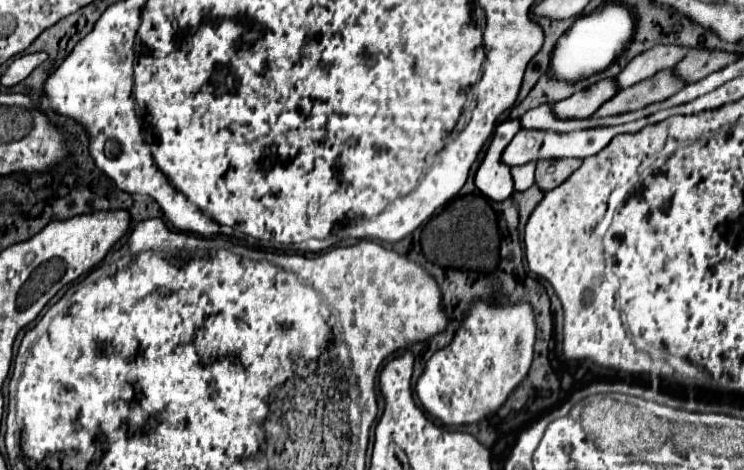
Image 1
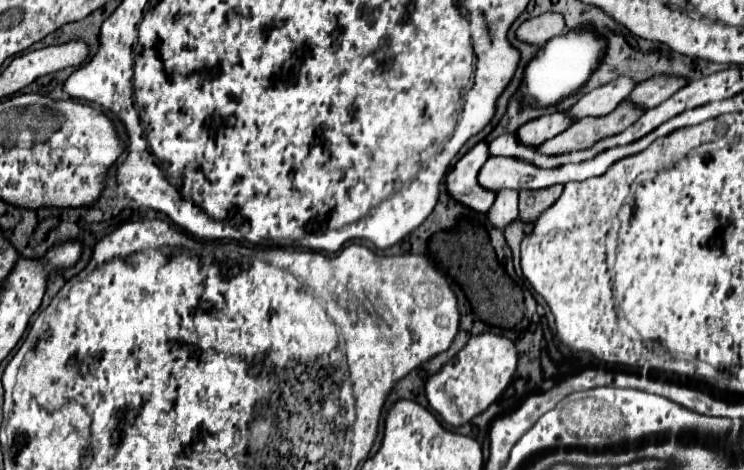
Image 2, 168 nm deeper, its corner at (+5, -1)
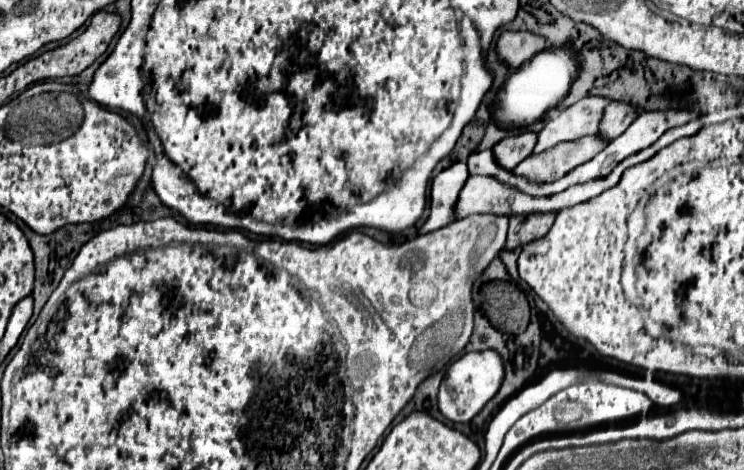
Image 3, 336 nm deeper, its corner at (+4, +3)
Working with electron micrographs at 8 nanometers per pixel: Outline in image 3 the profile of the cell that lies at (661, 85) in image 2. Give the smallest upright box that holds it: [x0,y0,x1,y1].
[598,100,640,140]

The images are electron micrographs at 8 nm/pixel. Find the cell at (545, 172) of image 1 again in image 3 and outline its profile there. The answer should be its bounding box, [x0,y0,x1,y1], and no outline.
[506,212,556,250]

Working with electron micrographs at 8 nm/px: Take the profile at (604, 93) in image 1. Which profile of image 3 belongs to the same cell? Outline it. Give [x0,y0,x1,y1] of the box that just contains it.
[494,132,538,170]

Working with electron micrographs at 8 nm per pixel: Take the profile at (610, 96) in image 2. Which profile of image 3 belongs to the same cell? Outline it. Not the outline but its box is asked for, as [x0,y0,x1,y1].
[534,96,610,152]

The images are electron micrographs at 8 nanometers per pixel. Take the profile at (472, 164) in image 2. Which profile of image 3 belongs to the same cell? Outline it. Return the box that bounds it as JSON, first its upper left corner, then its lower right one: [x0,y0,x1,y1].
[420,162,468,234]

